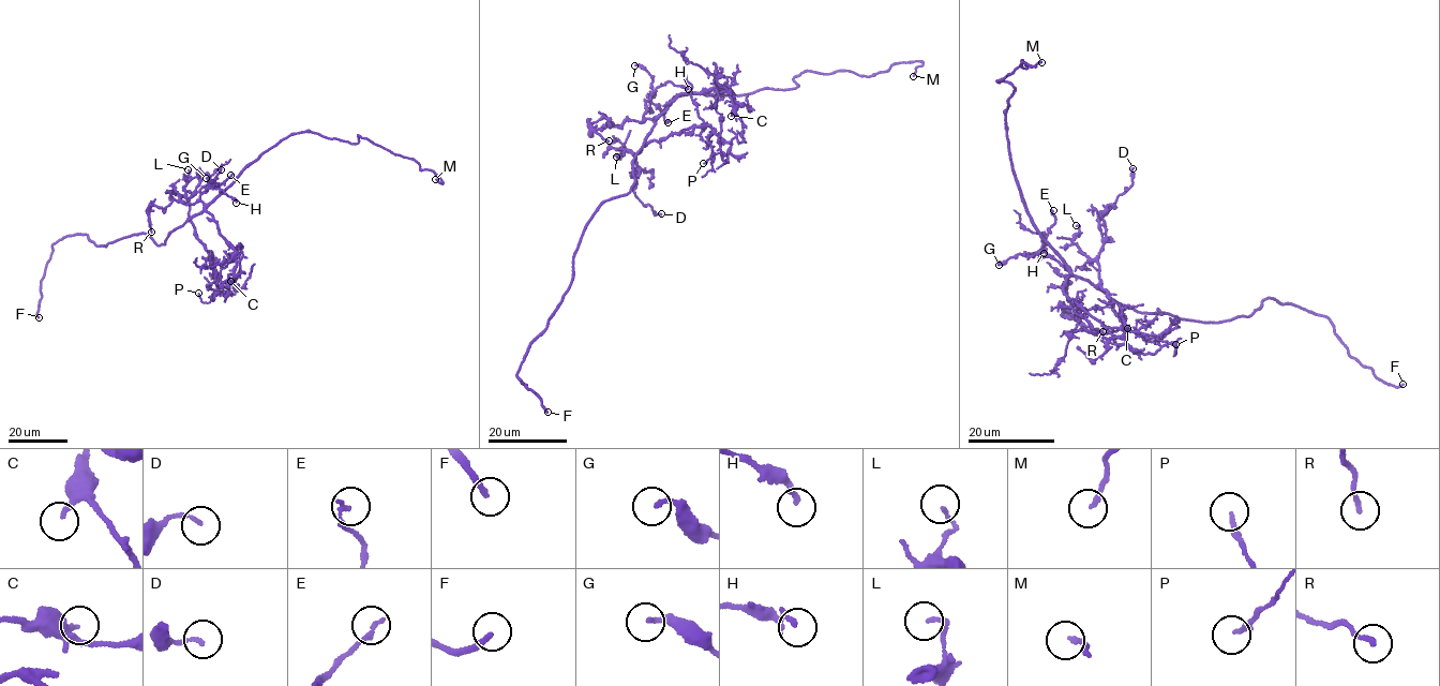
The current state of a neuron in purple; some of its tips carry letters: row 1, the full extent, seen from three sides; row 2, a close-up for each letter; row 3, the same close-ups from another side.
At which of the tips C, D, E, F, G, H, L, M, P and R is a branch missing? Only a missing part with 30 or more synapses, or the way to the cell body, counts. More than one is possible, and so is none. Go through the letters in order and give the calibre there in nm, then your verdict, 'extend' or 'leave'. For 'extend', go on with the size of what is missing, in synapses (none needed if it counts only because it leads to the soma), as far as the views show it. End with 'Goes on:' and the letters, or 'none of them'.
C: 200 nm | leave
D: 150 nm | leave
E: 150 nm | leave
F: 220 nm | extend
G: 160 nm | leave
H: 140 nm | leave
L: 130 nm | leave
M: 180 nm | leave
P: 170 nm | leave
R: 200 nm | leave
Goes on: F

